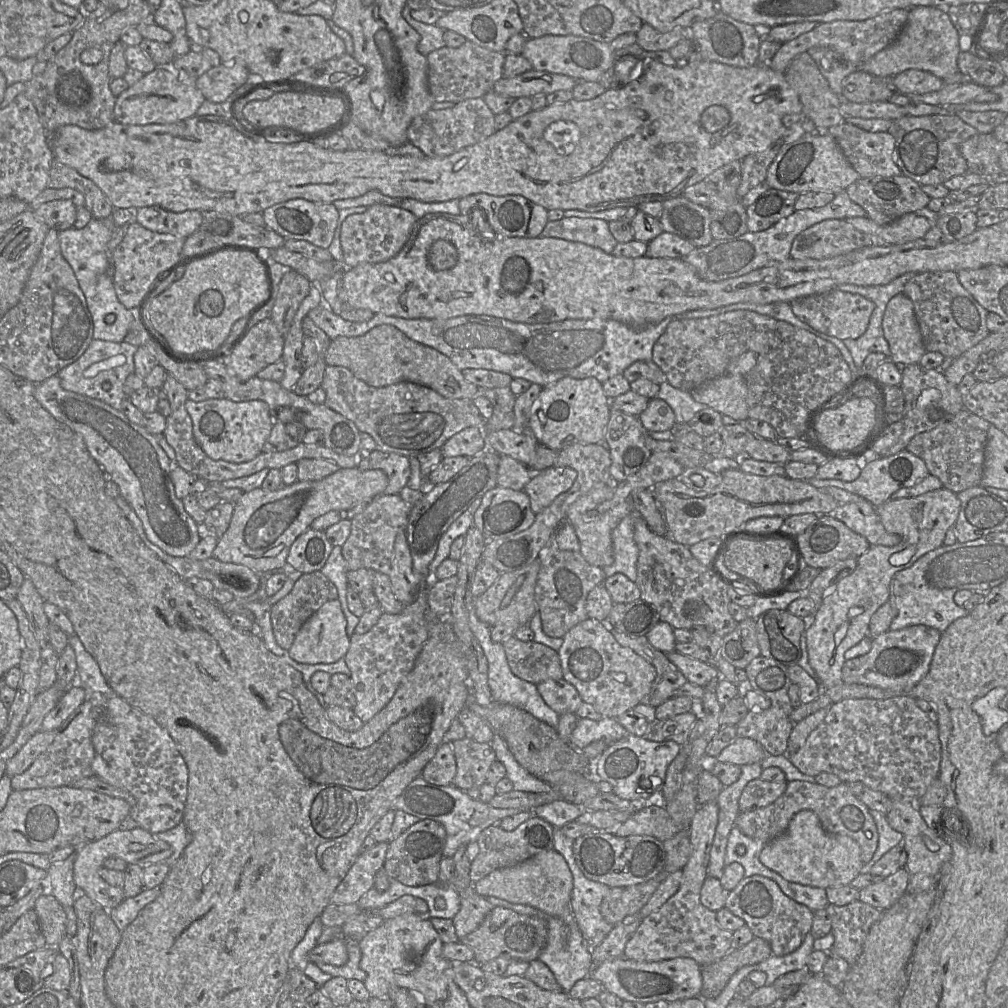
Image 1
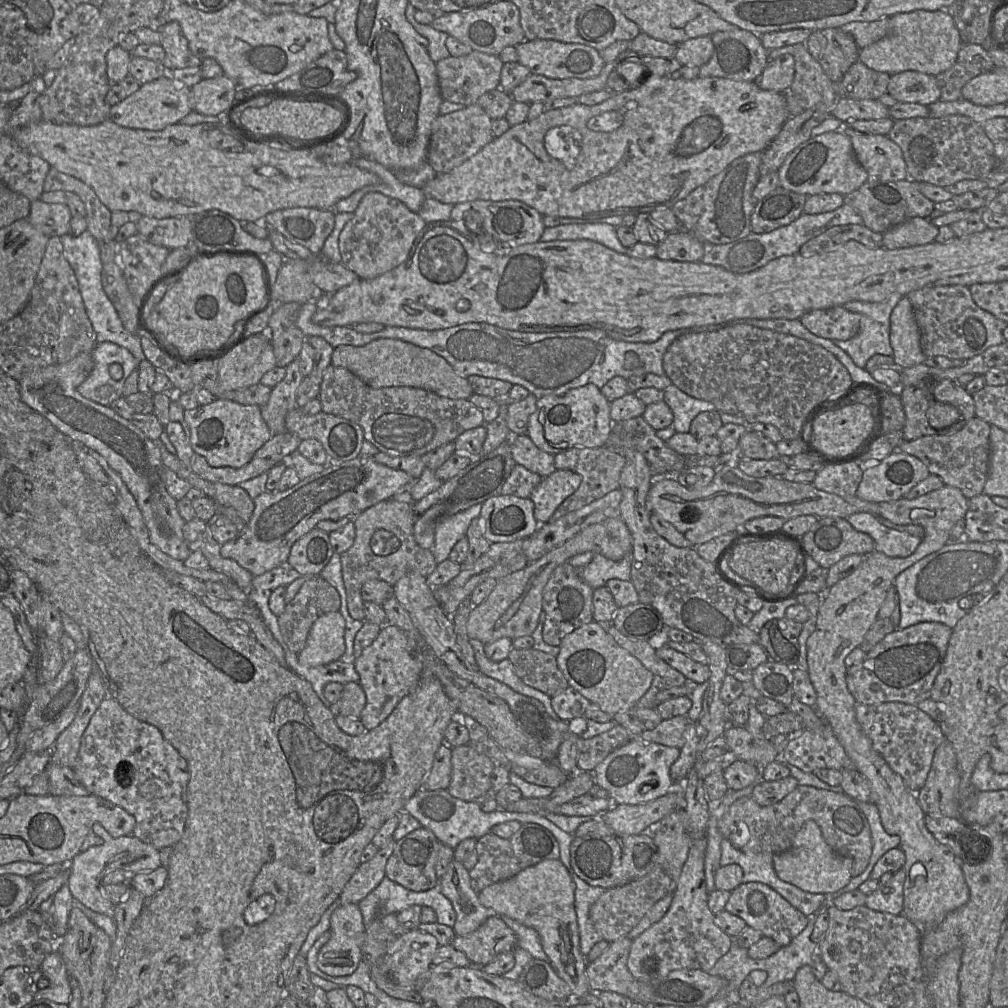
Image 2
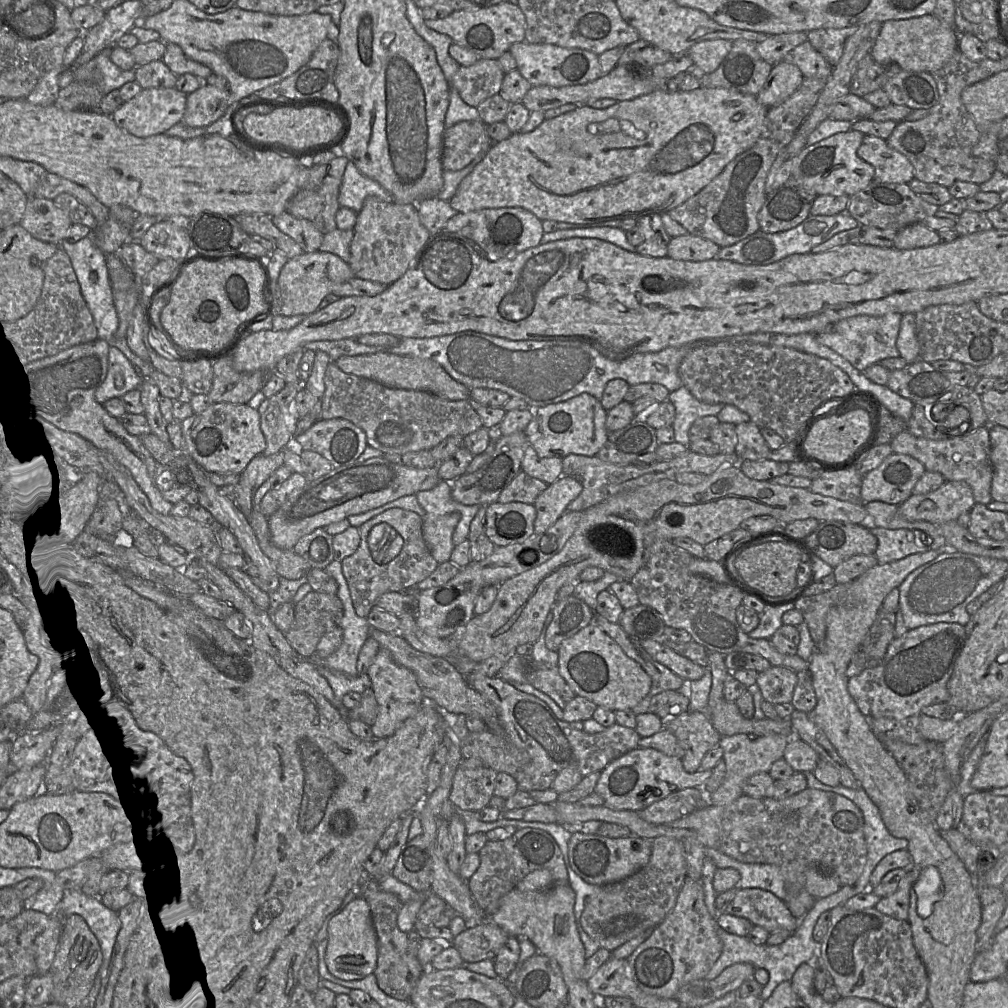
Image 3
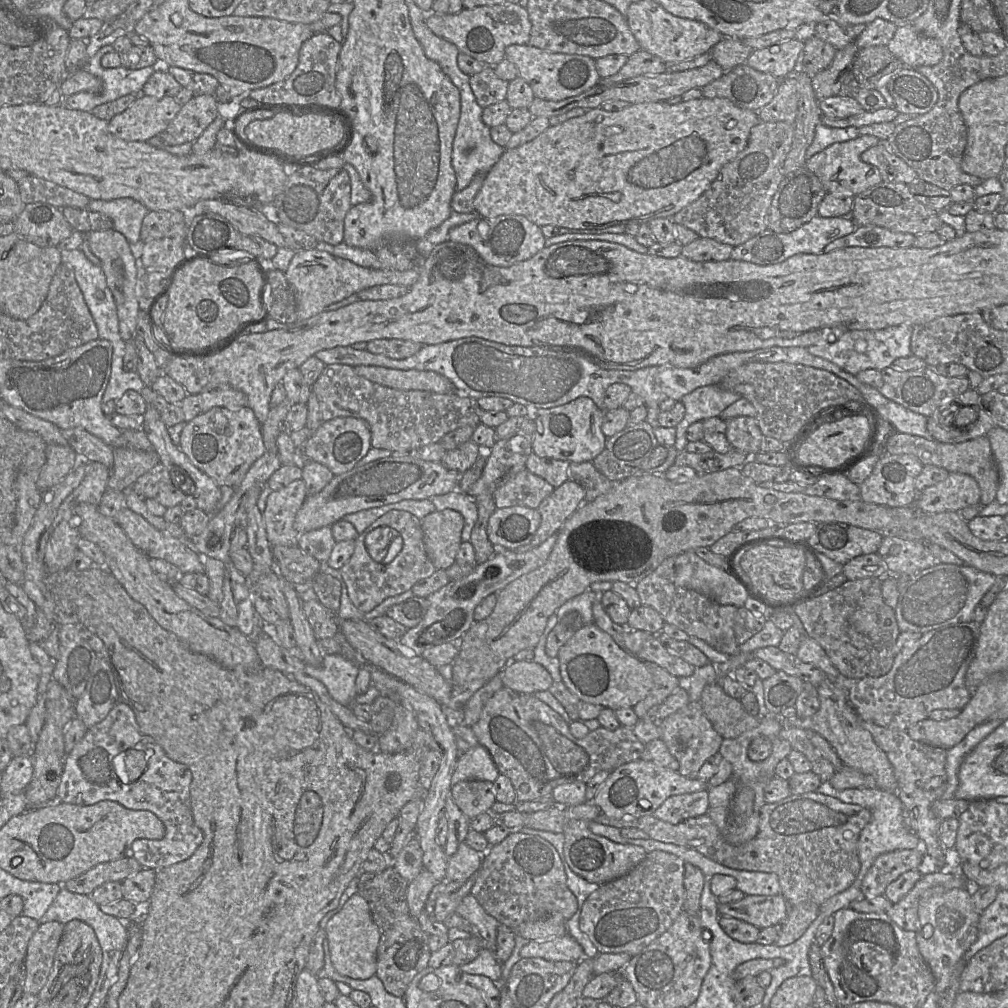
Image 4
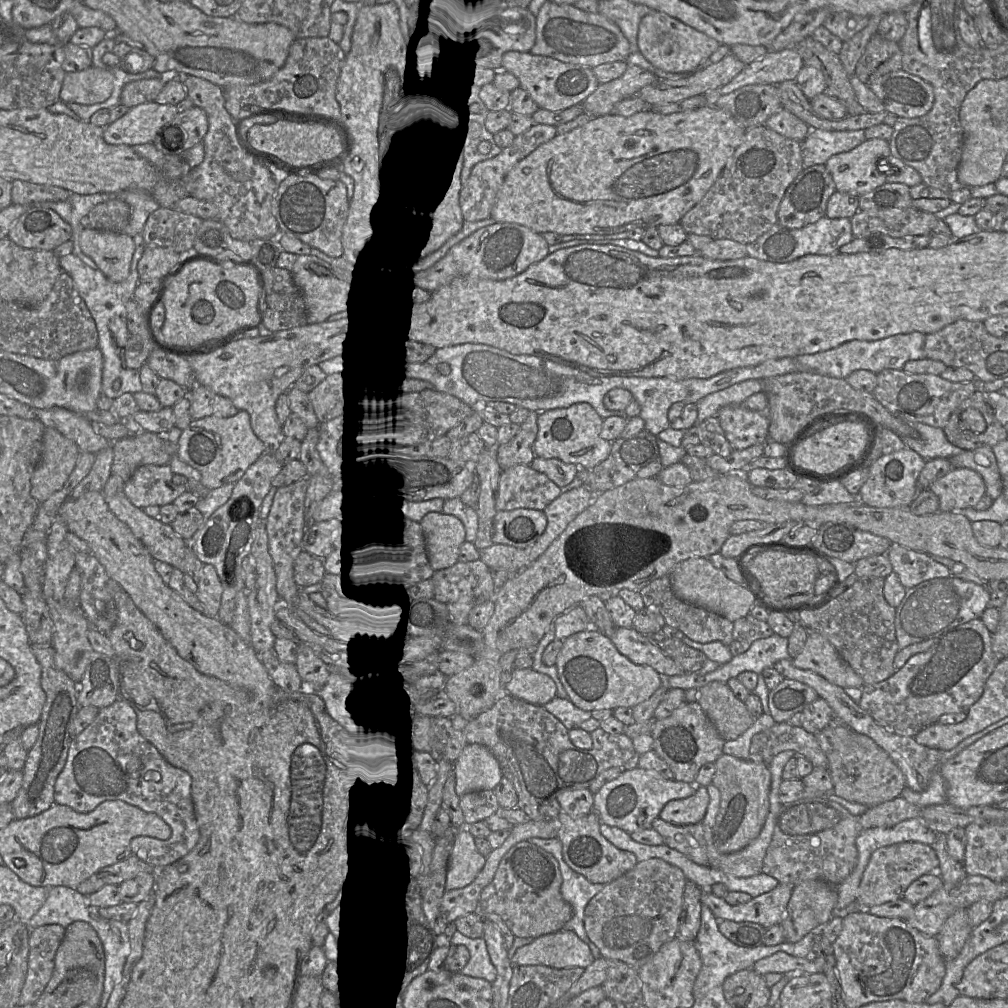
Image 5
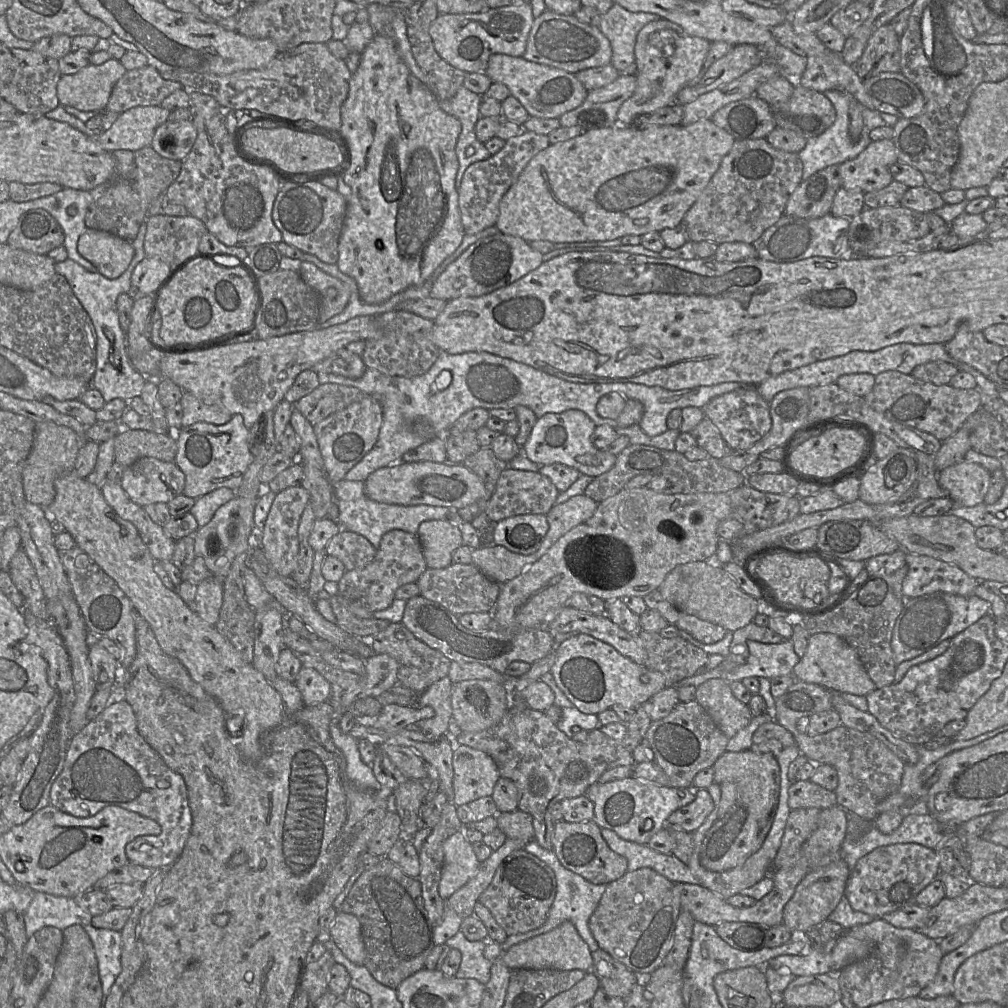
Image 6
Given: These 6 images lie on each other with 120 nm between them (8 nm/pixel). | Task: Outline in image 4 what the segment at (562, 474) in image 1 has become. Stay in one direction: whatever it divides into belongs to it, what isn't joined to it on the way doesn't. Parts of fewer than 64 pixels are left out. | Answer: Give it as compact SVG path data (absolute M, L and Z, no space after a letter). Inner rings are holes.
M568 479L561 486L555 488L537 508L541 514L541 523L532 540L515 550L517 552L529 551L557 533L585 502L585 495L583 486L572 479Z

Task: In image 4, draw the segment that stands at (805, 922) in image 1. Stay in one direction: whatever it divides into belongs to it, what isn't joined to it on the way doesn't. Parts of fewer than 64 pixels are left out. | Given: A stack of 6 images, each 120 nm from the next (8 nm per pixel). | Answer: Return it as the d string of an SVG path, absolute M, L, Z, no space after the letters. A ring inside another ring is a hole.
M780 893L777 895L745 895L737 902L718 903L720 915L733 917L762 929L779 927L787 918L789 904Z

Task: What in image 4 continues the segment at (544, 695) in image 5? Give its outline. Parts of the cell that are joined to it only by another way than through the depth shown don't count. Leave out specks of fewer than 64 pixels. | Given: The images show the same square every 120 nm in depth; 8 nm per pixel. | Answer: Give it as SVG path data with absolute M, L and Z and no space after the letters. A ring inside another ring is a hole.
M510 661L502 670L503 686L515 692L547 691L553 683L549 672L534 661Z

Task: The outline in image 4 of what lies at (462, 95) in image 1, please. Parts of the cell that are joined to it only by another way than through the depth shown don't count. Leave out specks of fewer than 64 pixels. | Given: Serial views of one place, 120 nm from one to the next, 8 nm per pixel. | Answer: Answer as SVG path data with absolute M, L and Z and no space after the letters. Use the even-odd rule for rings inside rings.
M485 66L482 71L469 75L470 87L482 108L506 99L508 82L500 79L493 67Z

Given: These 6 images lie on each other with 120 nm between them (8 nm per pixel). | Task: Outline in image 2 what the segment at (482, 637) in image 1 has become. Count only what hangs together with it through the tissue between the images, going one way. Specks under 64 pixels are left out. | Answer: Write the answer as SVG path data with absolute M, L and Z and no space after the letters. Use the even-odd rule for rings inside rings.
M469 639L469 641L473 647L475 660L481 673L506 684L517 693L537 699L544 705L546 712L552 719L558 722L561 721L551 705L551 697L531 686L526 685L516 675L513 665L509 659L494 662L486 657L484 644L481 641L477 639Z

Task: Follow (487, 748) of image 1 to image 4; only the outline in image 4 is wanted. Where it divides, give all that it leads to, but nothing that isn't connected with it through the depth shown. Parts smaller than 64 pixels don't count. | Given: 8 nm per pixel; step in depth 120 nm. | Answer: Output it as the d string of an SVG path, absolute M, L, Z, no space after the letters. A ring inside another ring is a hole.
M482 780L458 782L452 786L451 796L469 820L484 812L490 812L496 802L493 783Z

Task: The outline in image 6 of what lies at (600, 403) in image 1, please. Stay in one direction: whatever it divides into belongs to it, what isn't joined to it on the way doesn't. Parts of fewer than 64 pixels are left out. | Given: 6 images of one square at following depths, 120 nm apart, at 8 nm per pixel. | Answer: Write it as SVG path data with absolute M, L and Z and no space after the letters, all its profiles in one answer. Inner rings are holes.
M578 409L547 413L536 420L527 441L521 447L521 454L540 466L559 463L575 468L580 474L595 478L609 471L617 458L610 452L594 446L592 437L595 427L594 422Z

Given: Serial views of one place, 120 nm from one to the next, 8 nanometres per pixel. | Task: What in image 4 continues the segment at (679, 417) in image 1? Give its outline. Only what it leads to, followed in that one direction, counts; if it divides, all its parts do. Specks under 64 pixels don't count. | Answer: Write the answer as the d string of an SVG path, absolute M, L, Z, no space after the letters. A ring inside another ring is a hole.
M720 385L698 387L683 396L681 402L685 406L685 415L675 427L676 450L678 452L685 450L688 443L686 431L692 423L720 416L723 410L740 398L739 394L725 390Z

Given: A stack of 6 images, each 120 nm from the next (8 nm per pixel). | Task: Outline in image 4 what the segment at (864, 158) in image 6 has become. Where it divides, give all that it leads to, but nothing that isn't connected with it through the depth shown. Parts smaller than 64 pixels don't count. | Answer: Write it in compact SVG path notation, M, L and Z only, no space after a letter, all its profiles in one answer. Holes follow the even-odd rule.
M860 135L849 141L834 143L808 158L805 167L819 178L827 193L855 197L882 182L878 168L861 160L861 154L879 142L876 136Z

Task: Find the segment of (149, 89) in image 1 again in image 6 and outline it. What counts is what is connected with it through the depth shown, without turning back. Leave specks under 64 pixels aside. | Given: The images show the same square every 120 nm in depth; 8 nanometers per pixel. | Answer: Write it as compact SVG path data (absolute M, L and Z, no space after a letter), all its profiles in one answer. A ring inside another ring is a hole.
M137 106L120 113L112 126L96 136L109 152L137 151L150 146L157 127L168 120L170 111L160 106Z

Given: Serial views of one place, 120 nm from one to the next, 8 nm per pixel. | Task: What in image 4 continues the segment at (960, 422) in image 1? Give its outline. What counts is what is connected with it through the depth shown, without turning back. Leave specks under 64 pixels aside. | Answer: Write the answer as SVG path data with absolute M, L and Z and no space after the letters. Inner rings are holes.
M895 432L887 441L886 453L909 454L925 465L946 469L949 473L962 473L973 477L980 489L980 505L987 506L996 500L999 487L999 471L991 450L988 436L980 436L966 442L947 444L921 436Z

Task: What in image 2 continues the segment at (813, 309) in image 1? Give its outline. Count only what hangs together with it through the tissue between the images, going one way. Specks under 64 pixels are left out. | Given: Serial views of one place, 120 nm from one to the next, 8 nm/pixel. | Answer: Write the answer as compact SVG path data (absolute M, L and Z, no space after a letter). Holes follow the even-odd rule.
M843 306L811 310L799 321L811 333L829 340L846 341L856 336L860 329L861 314Z

